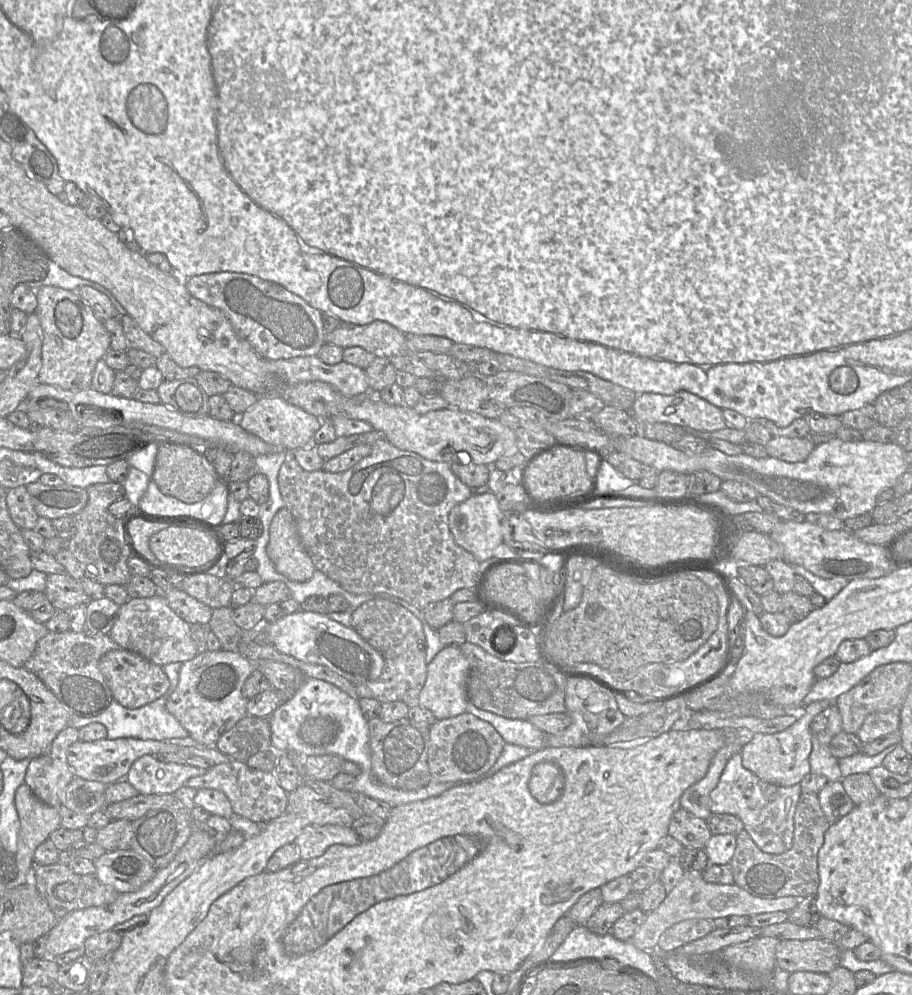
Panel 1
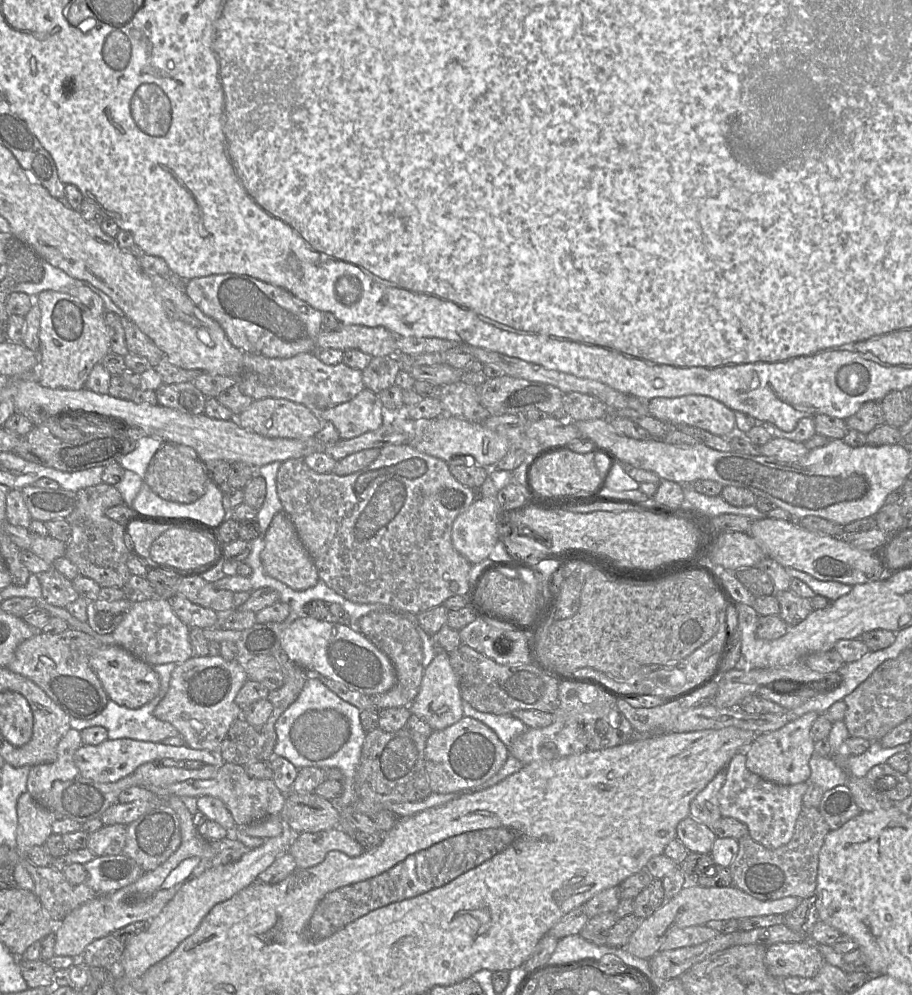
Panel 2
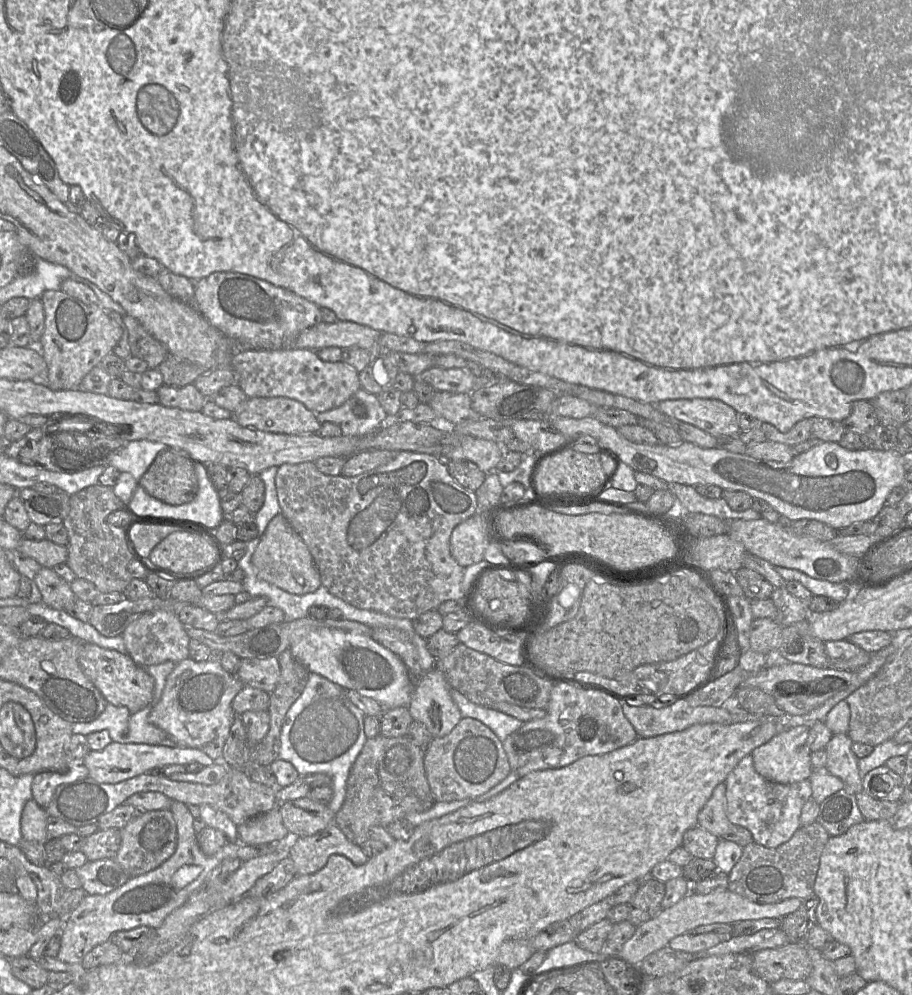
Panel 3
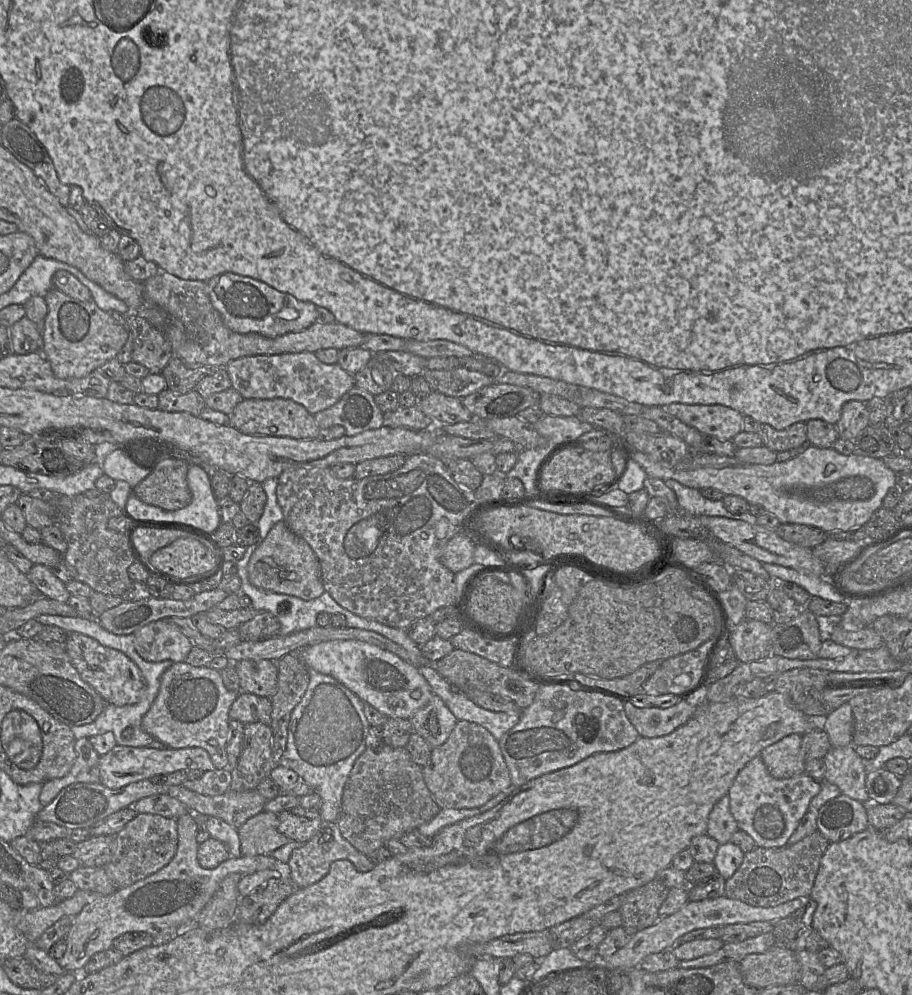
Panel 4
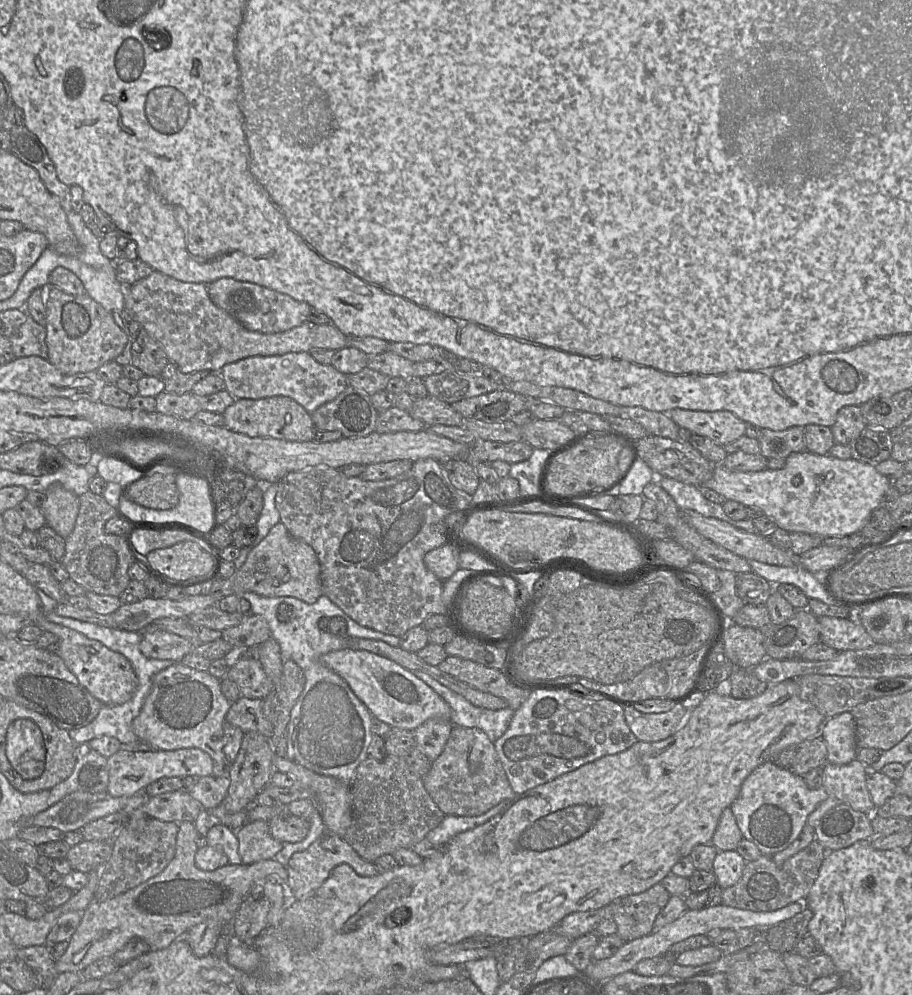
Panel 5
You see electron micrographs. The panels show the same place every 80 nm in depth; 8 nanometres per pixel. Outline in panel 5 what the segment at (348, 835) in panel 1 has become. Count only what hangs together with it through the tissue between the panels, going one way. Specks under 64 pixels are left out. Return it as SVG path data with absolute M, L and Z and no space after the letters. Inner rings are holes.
M325 830L307 849L294 853L286 865L288 878L287 893L290 900L306 900L313 897L324 881L329 877L334 867L348 864L360 876L370 877L378 874L374 863L364 860L359 854L337 834Z

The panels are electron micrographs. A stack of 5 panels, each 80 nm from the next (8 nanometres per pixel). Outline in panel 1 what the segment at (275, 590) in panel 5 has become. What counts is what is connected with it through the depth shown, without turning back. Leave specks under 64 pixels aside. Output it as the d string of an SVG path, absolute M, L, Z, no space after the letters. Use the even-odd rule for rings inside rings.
M286 507L275 514L270 524L267 555L278 573L295 582L308 581L316 570Z

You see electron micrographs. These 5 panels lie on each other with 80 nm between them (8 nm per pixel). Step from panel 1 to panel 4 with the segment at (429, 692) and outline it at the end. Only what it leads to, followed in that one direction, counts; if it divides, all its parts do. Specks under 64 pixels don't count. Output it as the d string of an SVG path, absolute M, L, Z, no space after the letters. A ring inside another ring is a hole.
M433 695L429 703L411 718L414 731L420 734L432 748L442 745L448 739L457 721L437 695Z

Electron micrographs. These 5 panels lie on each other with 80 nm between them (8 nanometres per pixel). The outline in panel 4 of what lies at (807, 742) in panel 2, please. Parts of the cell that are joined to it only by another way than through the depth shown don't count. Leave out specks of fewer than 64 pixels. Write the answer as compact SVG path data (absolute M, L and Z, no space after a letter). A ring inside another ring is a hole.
M790 734L761 751L759 756L774 778L785 779L805 773L806 762L801 755L802 737Z

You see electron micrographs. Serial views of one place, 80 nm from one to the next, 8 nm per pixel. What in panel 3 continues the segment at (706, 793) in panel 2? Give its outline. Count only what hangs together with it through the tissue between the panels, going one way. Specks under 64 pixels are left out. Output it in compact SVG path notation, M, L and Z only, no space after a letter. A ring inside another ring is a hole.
M719 783L698 814L698 825L718 838L729 829L731 822L726 815L726 784Z

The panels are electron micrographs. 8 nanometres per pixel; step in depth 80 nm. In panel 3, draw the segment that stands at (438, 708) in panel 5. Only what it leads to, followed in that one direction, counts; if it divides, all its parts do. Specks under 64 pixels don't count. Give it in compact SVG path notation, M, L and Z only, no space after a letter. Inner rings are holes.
M318 628L295 639L289 649L309 673L316 673L345 690L355 690L372 698L385 709L409 708L413 682L405 664L395 653L370 636L337 628Z

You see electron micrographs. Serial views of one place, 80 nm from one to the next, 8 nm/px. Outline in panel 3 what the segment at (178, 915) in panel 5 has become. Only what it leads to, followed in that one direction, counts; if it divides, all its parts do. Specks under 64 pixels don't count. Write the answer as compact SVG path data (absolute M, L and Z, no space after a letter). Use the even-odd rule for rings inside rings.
M173 801L170 807L177 825L177 847L173 855L156 869L131 877L124 885L106 895L86 895L64 919L60 933L61 946L56 958L72 965L81 965L85 955L97 945L108 941L118 931L140 926L159 928L168 915L181 906L191 894L204 887L212 870L226 858L249 860L272 853L276 843L259 846L228 841L216 854L206 856L200 849L194 831L194 817L188 805Z

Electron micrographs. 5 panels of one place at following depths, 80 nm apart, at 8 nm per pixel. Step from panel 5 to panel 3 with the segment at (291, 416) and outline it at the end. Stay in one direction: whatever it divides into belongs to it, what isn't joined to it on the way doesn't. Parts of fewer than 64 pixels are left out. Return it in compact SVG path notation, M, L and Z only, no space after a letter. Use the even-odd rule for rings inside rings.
M287 397L248 398L234 418L243 427L275 434L317 434L322 425L314 412Z

